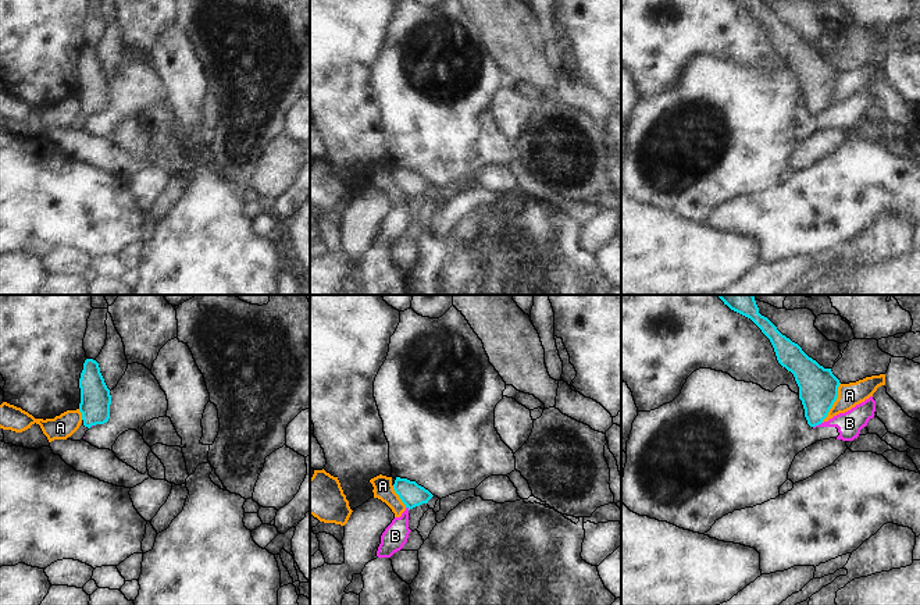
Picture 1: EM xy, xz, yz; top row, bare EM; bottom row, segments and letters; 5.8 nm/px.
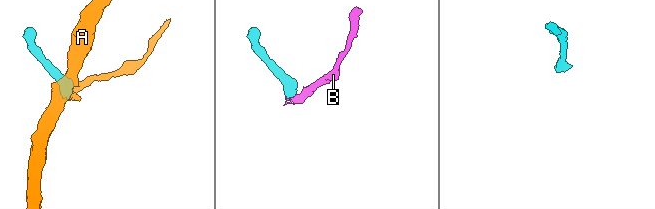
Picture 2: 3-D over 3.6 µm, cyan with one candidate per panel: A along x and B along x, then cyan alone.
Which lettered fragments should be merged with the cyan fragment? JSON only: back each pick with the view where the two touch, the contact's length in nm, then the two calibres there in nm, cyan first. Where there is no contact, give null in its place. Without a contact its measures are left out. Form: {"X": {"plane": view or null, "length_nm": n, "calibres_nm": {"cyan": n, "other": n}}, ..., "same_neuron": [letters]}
{"same_neuron": []}

